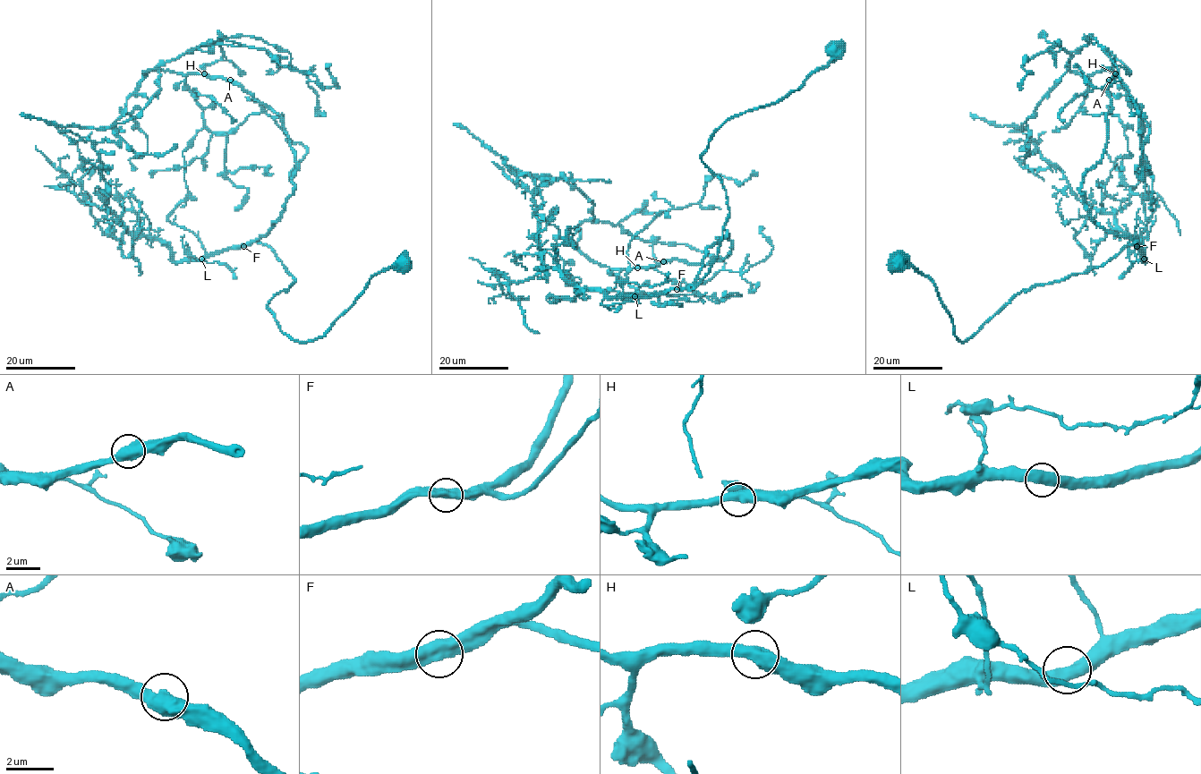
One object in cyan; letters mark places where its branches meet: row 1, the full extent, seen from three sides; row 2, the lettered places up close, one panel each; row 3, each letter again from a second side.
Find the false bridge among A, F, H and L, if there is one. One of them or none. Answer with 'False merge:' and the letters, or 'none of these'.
False merge: none of these

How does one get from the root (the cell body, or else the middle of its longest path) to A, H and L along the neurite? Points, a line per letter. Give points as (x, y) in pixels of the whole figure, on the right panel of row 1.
A: (899, 261), (933, 283), (964, 342), (1021, 291), (1137, 242), (1101, 228), (1081, 192), (1107, 143), (1109, 80)
H: (899, 261), (933, 283), (964, 342), (1021, 291), (1137, 242), (1101, 228), (1081, 192), (1107, 143), (1115, 73)
L: (899, 261), (907, 261), (933, 283), (954, 335), (964, 342), (1026, 288), (1103, 266), (1137, 242), (1144, 259)

